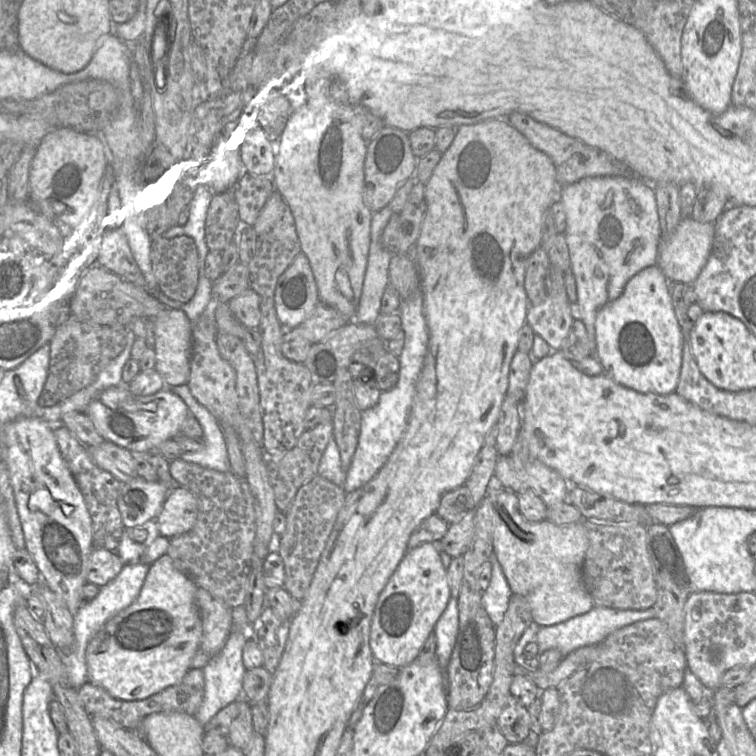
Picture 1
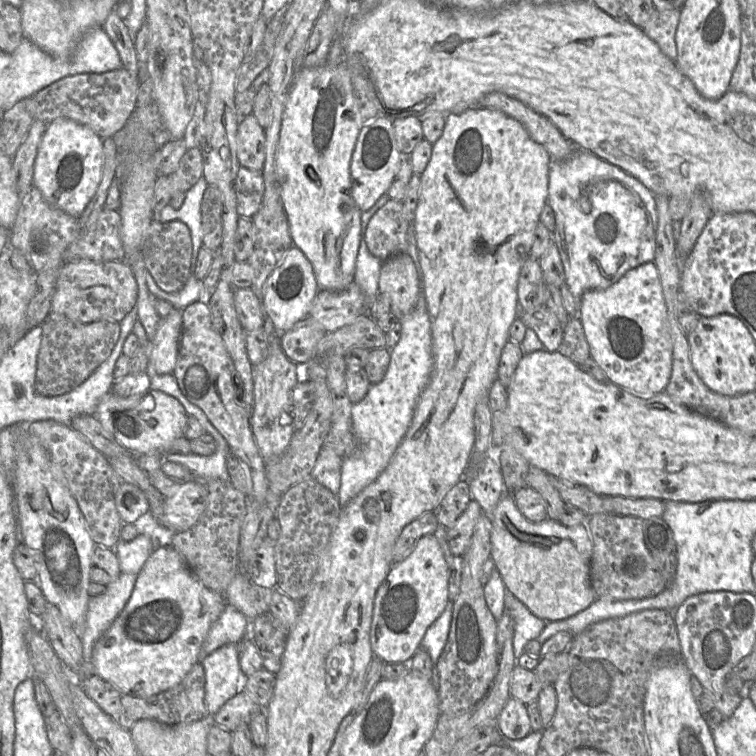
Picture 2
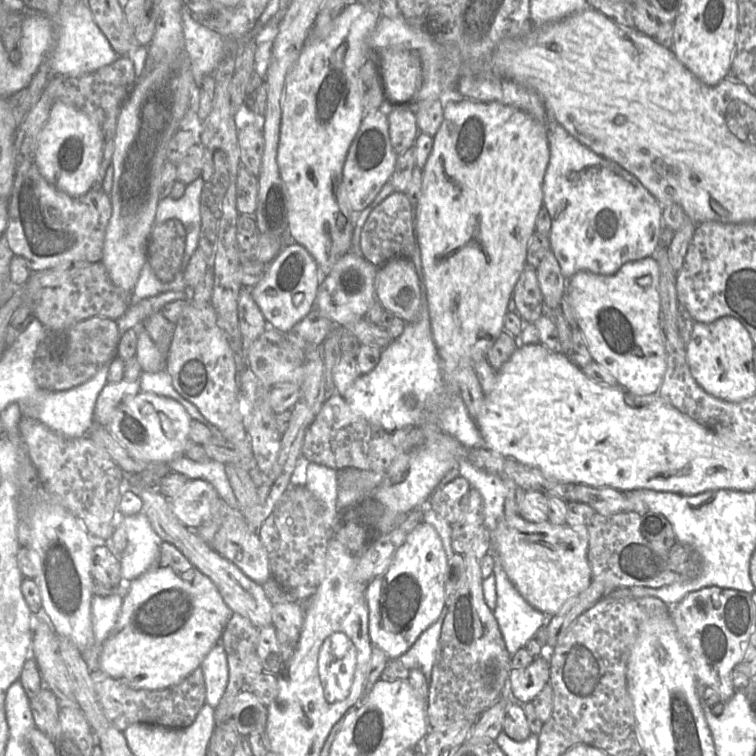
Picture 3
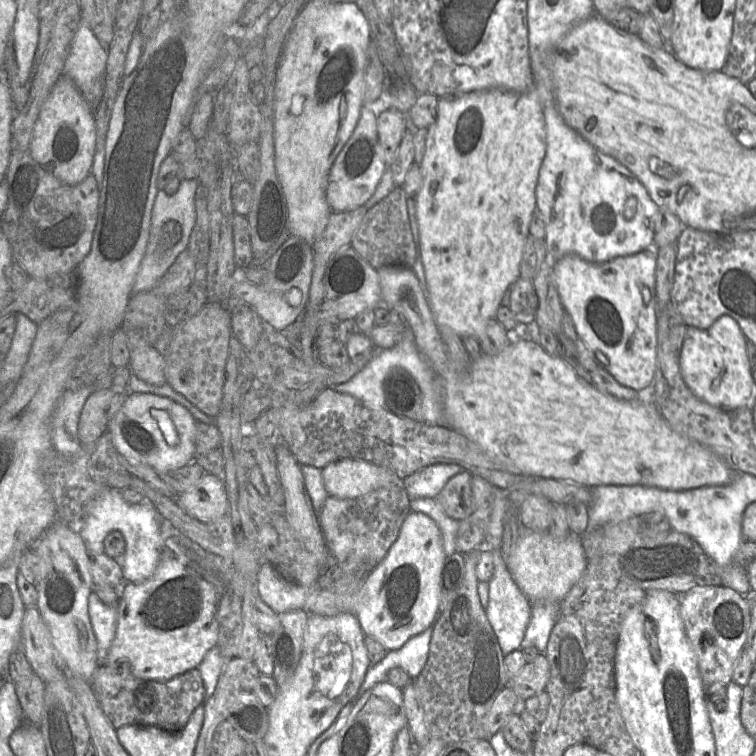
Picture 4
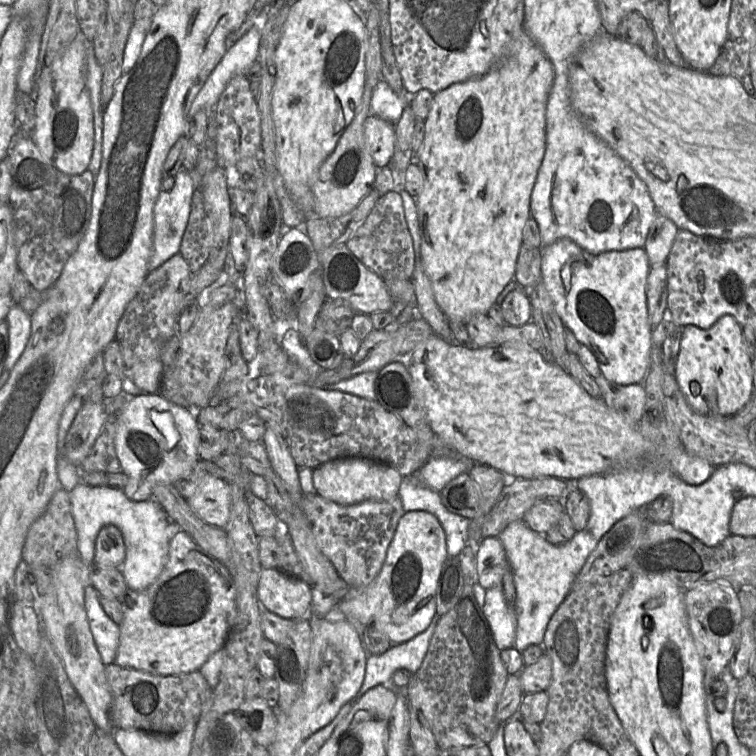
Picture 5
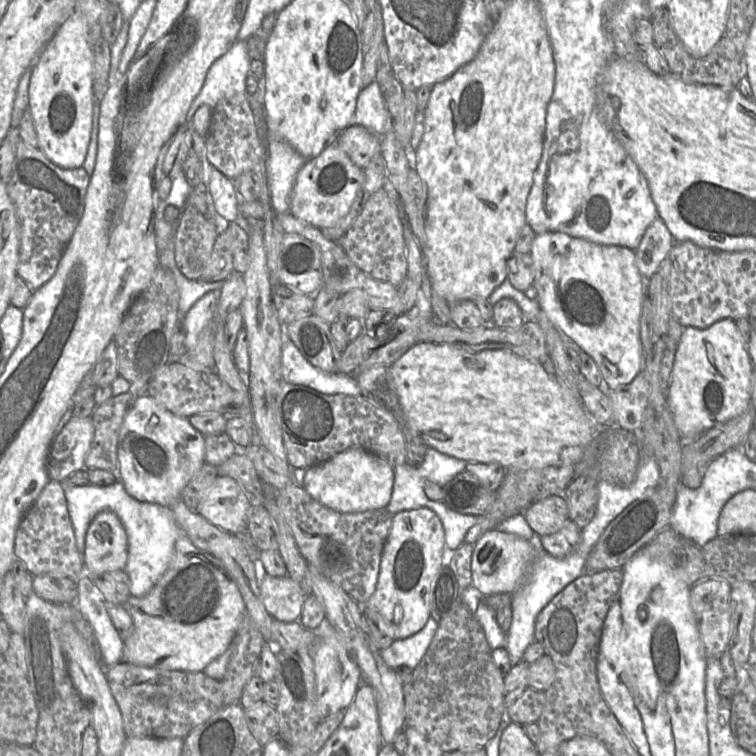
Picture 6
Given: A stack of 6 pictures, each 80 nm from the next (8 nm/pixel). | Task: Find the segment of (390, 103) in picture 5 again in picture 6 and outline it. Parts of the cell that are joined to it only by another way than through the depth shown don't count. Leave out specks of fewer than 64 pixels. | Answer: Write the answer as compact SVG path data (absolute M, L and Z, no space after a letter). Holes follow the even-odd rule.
M372 82L361 89L353 120L356 125L364 126L379 137L393 131L393 120L377 82Z

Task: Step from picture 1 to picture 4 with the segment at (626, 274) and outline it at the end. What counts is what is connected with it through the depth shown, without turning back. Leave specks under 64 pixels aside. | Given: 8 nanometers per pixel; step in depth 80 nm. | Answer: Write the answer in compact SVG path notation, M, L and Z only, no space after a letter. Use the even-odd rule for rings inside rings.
M553 88L543 94L545 153L535 187L536 212L545 225L548 259L554 264L566 255L576 255L592 264L654 249L654 230L659 207L646 188L625 167L604 154L567 125L558 111Z

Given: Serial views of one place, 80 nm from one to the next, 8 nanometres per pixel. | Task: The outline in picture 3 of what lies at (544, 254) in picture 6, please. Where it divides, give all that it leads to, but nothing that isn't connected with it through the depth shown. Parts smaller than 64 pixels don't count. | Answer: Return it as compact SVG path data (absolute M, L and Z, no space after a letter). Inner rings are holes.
M653 256L627 262L613 275L580 271L567 281L566 294L593 361L606 369L618 385L636 395L658 393L667 369L666 348L660 328L659 286L659 264Z

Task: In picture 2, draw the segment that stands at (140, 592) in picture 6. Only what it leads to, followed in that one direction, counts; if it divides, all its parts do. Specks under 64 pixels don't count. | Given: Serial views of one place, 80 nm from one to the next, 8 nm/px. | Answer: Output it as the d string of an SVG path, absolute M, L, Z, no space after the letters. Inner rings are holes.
M139 534L129 542L119 539L117 558L121 573L138 575L154 549L151 537L146 534Z

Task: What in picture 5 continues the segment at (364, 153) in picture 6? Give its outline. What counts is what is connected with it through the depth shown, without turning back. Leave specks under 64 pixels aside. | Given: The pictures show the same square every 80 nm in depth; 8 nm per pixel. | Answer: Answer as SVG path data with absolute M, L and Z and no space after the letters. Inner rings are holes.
M370 115L364 123L364 135L376 167L387 167L394 155L395 125Z

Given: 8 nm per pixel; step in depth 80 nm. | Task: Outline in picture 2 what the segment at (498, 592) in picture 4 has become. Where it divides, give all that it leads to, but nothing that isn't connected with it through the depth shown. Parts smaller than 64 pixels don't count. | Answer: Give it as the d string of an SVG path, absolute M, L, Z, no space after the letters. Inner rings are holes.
M507 588L505 592L505 611L514 622L513 651L515 660L524 653L524 647L530 640L537 639L547 622L535 616Z

